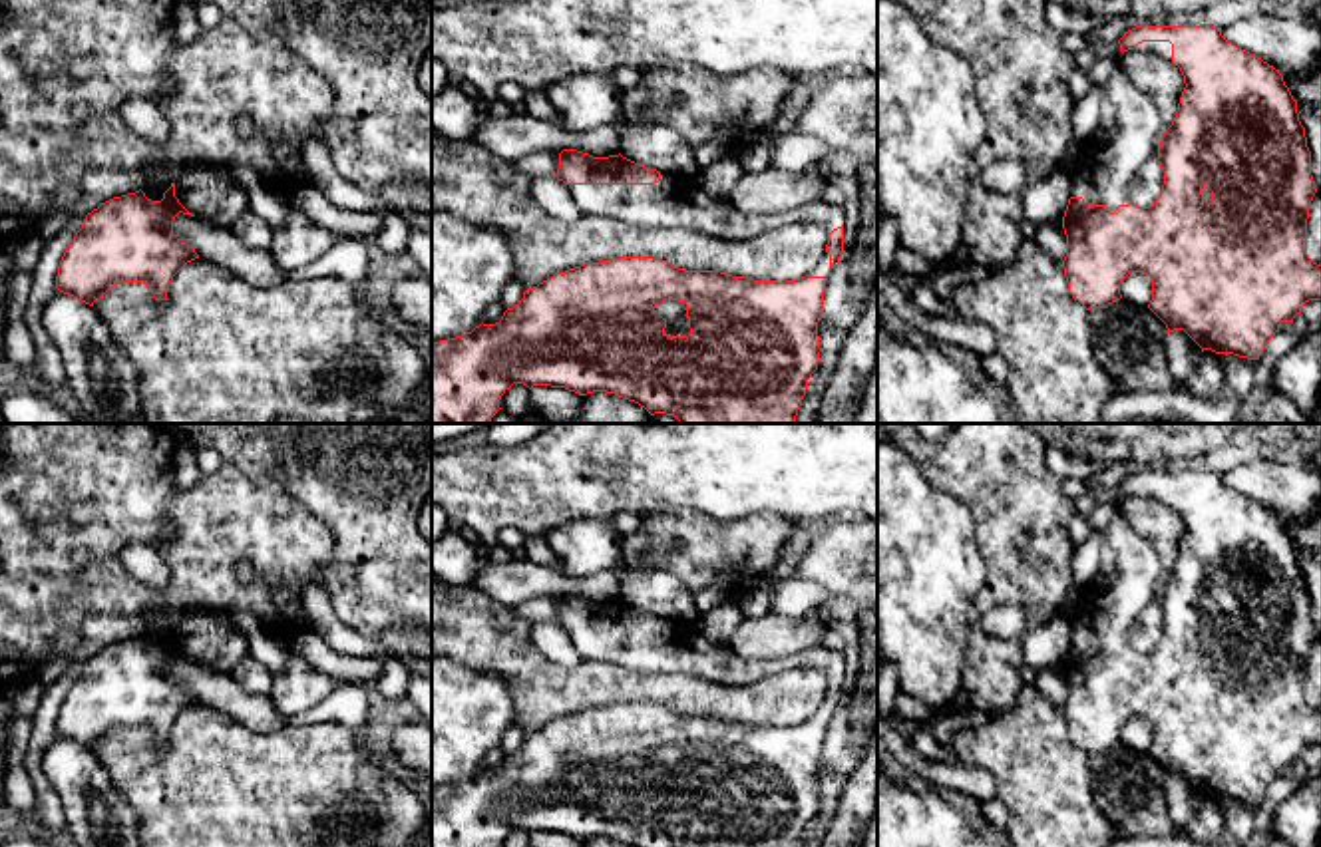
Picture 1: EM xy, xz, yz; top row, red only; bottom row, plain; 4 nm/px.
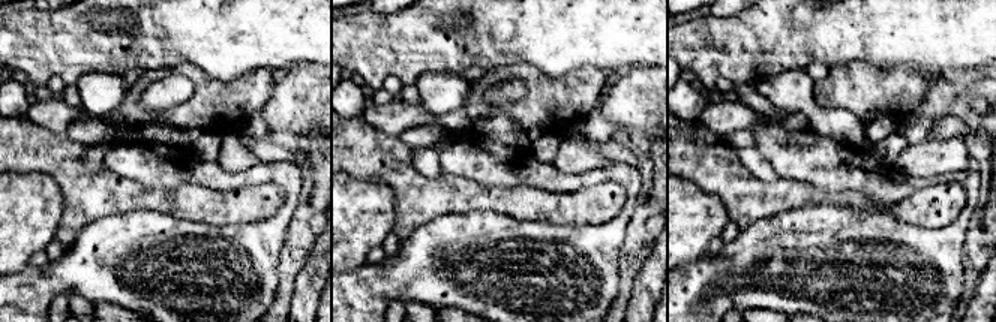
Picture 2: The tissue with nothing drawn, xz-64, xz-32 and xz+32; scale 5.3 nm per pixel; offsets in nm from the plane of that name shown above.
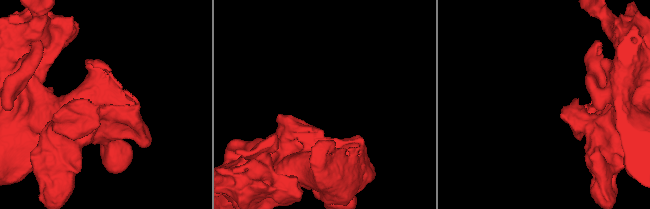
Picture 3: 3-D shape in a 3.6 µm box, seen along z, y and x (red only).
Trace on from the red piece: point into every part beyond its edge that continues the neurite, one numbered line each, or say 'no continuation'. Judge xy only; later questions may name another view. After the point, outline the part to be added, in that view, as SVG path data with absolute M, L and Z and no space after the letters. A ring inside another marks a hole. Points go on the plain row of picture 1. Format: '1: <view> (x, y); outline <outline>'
no continuation

